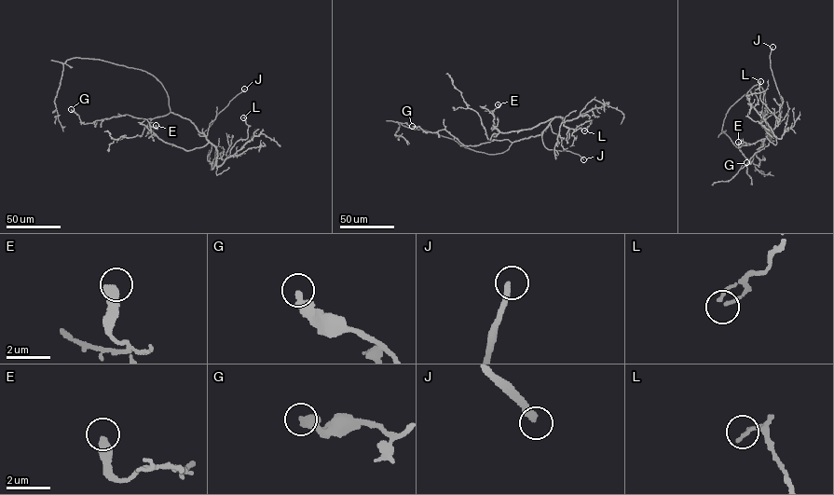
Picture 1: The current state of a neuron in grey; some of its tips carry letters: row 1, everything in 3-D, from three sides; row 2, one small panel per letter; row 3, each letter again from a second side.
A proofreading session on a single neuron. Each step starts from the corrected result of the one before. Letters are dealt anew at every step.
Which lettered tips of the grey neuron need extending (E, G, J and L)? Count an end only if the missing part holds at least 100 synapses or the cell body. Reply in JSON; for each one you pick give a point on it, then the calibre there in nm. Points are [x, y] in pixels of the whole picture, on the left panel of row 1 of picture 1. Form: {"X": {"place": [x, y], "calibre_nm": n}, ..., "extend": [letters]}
{"J": {"place": [244, 89], "calibre_nm": 240}, "extend": ["J"]}

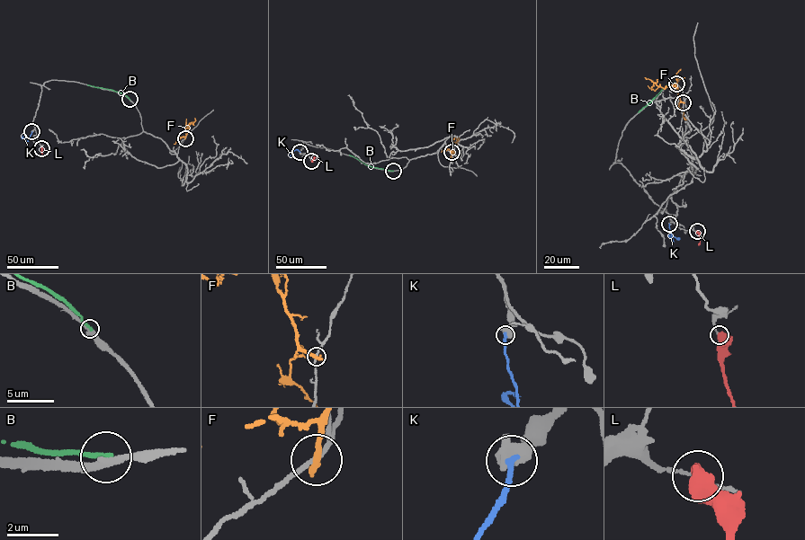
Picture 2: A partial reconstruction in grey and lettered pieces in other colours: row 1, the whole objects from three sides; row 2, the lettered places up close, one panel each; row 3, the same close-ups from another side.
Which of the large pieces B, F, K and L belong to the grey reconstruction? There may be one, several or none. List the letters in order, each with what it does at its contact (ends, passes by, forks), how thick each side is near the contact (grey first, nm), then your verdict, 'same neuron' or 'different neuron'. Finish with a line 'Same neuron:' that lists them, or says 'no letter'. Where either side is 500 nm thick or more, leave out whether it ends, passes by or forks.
B: it ends; calibres 280 and 220 nm; different neuron
F: it ends; calibres 150 and 320 nm; different neuron
K: calibres 750 and 240 nm; same neuron
L: calibres 110 and 600 nm; different neuron
Same neuron: K

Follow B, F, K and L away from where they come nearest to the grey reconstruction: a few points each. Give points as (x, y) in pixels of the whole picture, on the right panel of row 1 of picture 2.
B: (676, 84), (668, 84), (638, 112)
F: (683, 102), (675, 86), (664, 89), (645, 77)
K: (669, 224), (673, 243), (669, 234), (679, 239)
L: (696, 231), (698, 245)

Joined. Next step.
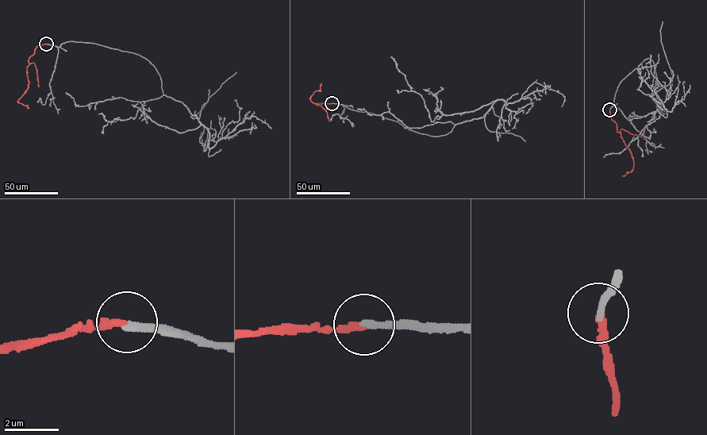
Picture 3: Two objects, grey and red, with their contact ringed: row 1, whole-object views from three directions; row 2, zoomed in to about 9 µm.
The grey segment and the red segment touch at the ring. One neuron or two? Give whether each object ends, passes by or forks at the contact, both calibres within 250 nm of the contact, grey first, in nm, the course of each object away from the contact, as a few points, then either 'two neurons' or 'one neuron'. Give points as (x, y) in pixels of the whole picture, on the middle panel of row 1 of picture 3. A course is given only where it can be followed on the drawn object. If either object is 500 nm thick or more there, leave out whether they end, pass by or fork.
grey ends; red ends; calibres 260 and 240 nm; course grey (332, 103), (435, 136), (483, 117), (500, 99), (509, 103), (544, 88), (562, 95), (561, 106); course red (332, 103), (320, 105), (310, 101), (314, 91), (320, 91), (320, 83); one neuron

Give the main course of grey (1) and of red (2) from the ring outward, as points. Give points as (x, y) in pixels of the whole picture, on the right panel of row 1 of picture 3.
1: (609, 109), (620, 82), (649, 58), (658, 86), (651, 97), (665, 109), (637, 70), (658, 62)
2: (609, 109), (617, 131), (633, 159), (632, 170), (622, 175)

